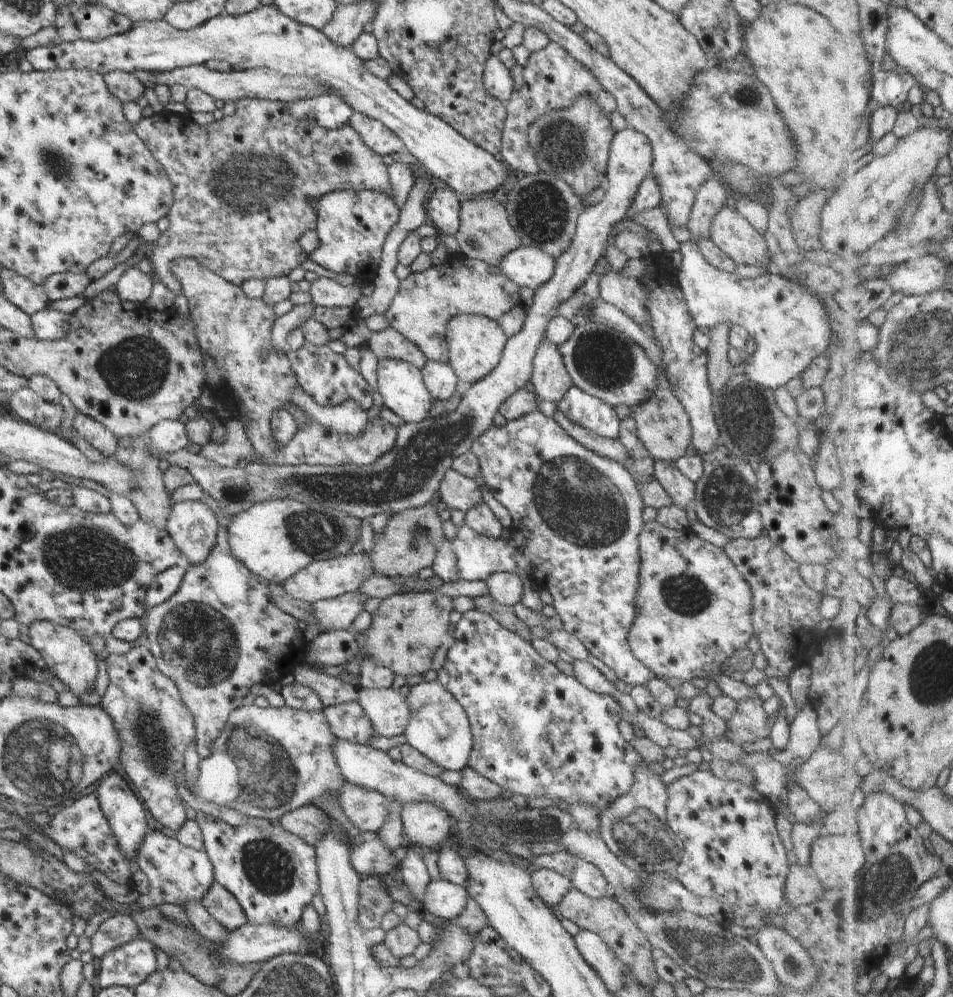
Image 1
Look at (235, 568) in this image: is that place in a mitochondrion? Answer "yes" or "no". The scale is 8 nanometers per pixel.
no

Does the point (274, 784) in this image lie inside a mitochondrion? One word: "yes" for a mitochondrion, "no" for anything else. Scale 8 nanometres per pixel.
yes

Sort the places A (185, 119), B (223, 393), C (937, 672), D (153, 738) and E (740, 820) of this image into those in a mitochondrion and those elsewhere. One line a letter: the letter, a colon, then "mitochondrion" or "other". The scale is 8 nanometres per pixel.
A: other
B: other
C: mitochondrion
D: mitochondrion
E: other

